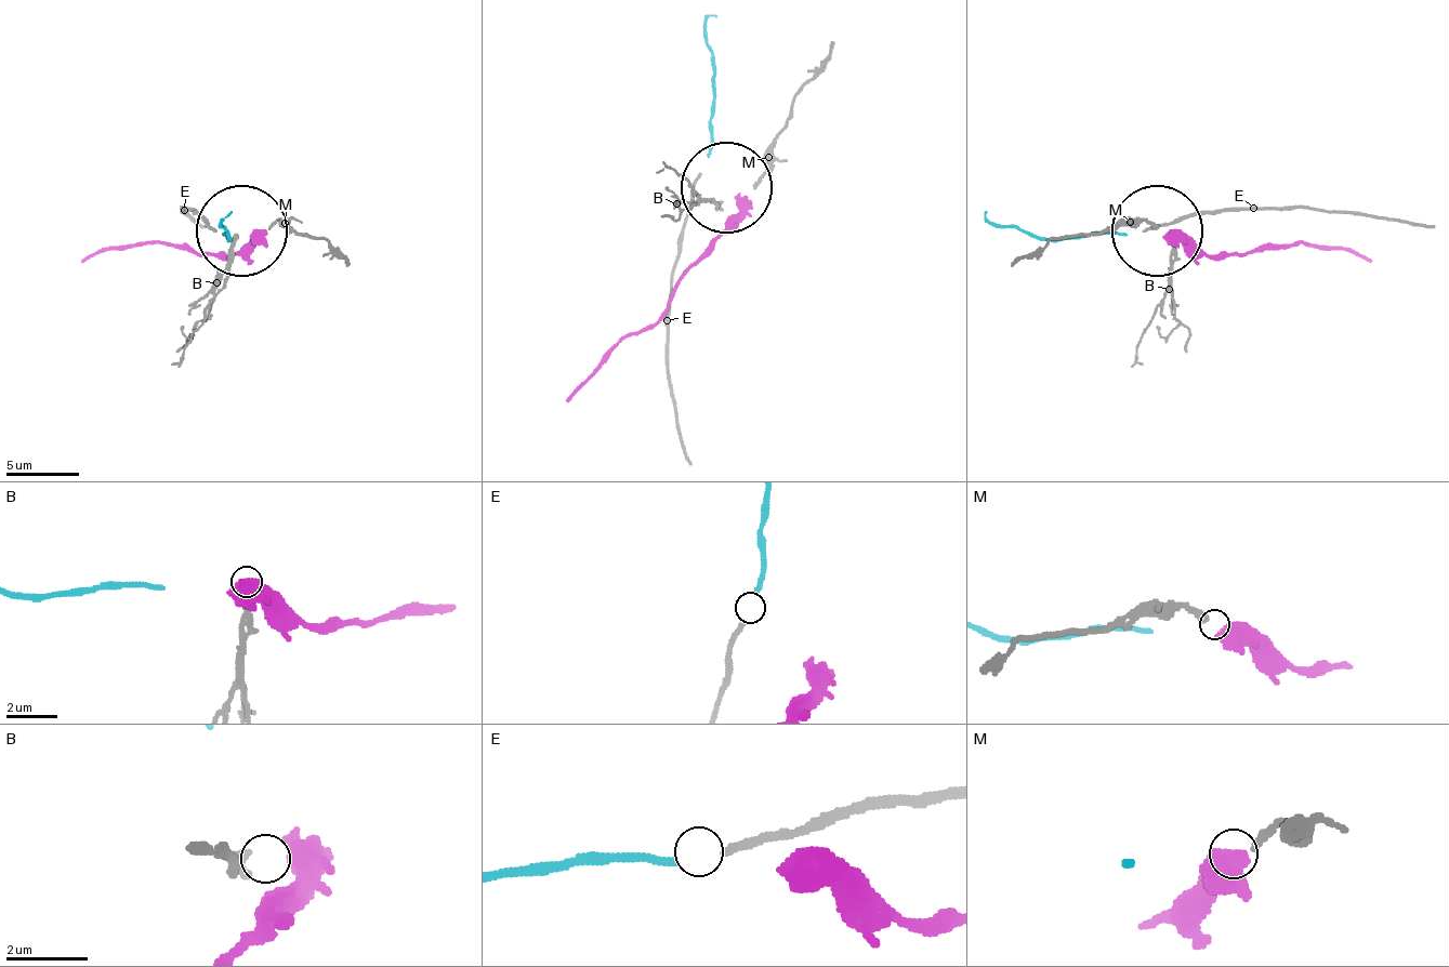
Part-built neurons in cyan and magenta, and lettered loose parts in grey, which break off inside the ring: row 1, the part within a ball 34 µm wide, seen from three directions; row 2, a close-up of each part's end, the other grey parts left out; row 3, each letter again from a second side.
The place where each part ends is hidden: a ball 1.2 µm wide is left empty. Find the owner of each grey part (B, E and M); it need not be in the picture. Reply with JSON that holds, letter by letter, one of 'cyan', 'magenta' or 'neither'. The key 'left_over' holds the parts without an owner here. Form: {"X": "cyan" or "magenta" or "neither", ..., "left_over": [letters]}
{"B": "neither", "E": "cyan", "M": "magenta", "left_over": ["B"]}

